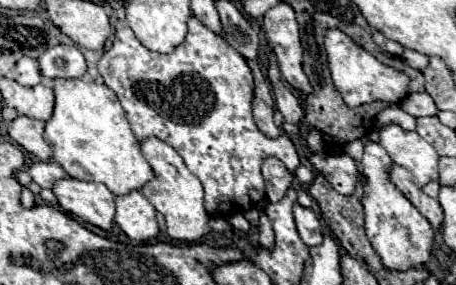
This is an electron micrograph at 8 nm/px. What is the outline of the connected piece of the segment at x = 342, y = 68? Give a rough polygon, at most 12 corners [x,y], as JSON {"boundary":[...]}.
{"boundary":[[337,27],[325,51],[349,107],[401,103],[409,77]]}

